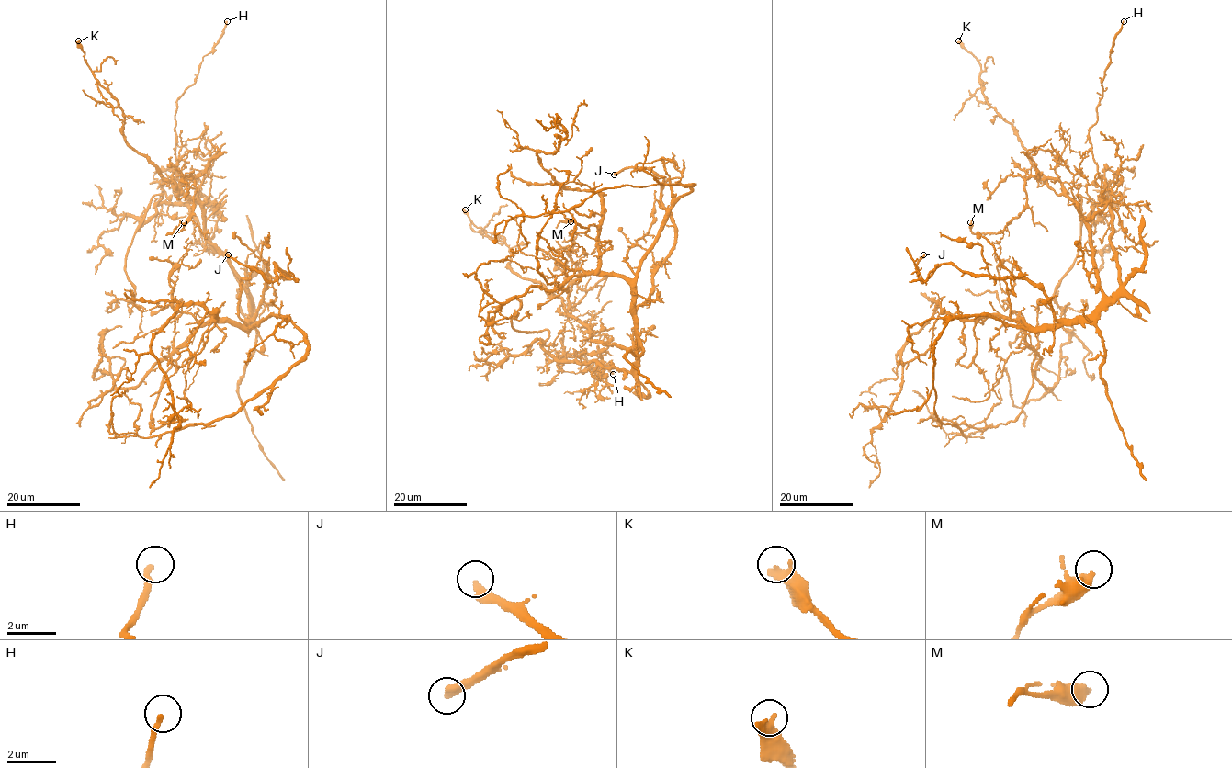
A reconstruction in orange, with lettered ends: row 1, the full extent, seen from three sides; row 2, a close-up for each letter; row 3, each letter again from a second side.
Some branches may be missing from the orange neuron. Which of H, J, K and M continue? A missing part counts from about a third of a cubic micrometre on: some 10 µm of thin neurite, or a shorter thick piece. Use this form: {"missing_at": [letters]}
{"missing_at": ["J"]}

